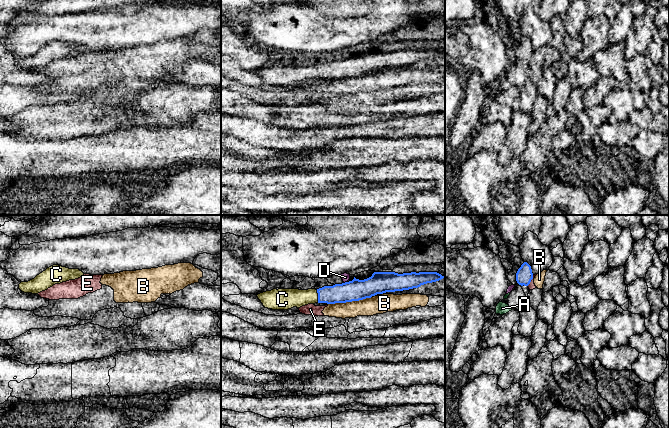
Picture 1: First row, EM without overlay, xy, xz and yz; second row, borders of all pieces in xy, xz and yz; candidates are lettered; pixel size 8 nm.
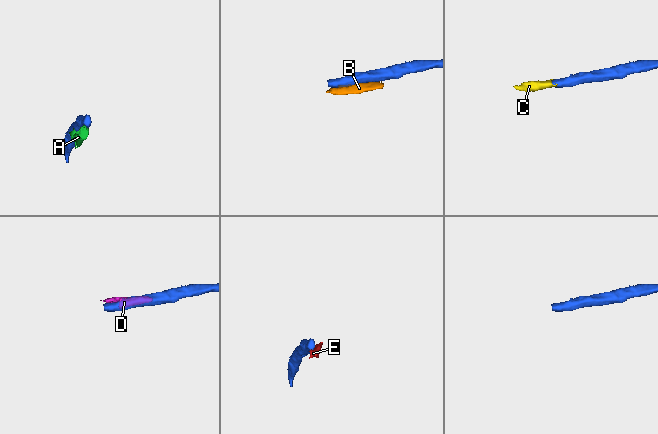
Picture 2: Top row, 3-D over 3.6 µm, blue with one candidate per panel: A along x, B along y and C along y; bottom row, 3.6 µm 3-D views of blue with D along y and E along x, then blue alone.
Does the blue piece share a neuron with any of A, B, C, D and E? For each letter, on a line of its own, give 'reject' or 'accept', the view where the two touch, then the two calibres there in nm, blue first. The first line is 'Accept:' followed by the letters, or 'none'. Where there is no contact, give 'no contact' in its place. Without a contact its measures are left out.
Accept: C
A: reject; meets blue in yz; 140 nm thick on the blue side, 20 nm on the other
B: reject; meets blue in xz; 170 nm thick on the blue side, 140 nm on the other
C: accept; meets blue in xz; 160 nm thick on the blue side, 160 nm on the other
D: reject; meets blue in xz; 170 nm thick on the blue side, 70 nm on the other
E: reject; meets blue in yz; 140 nm thick on the blue side, 60 nm on the other

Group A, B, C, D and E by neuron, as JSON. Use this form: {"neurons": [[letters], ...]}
{"neurons": [["A", "D"], ["B", "E"], ["C"]]}

